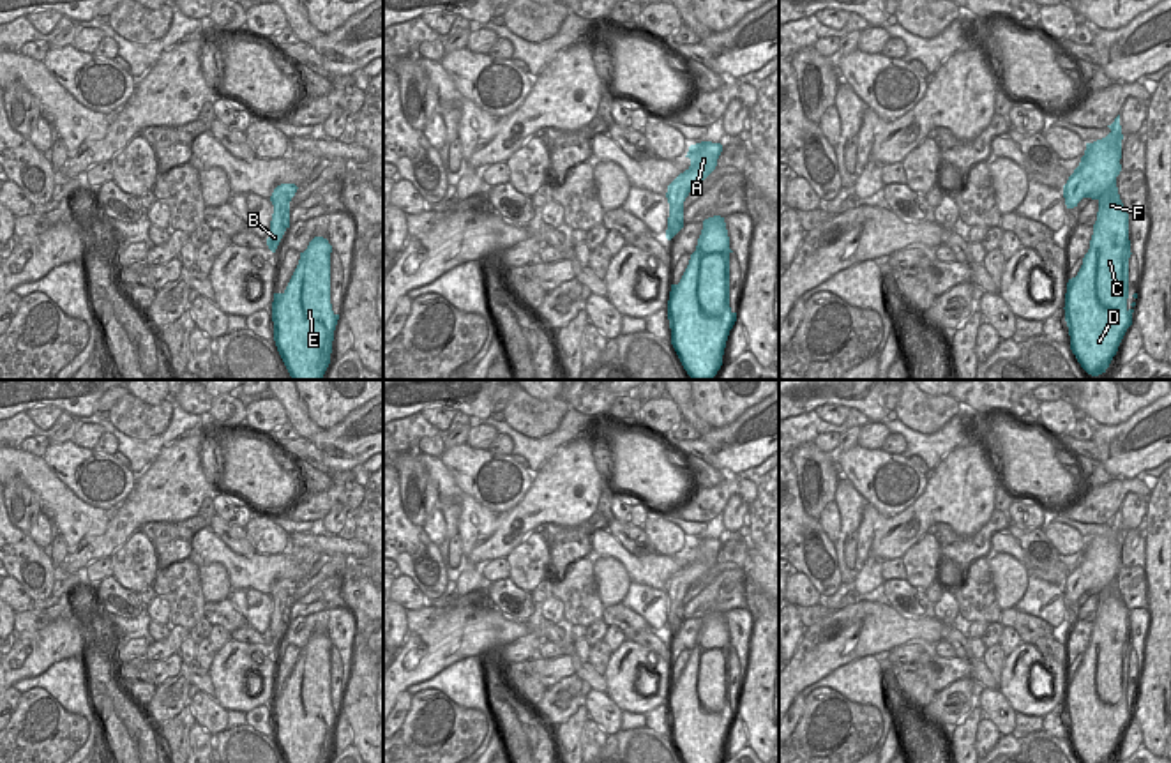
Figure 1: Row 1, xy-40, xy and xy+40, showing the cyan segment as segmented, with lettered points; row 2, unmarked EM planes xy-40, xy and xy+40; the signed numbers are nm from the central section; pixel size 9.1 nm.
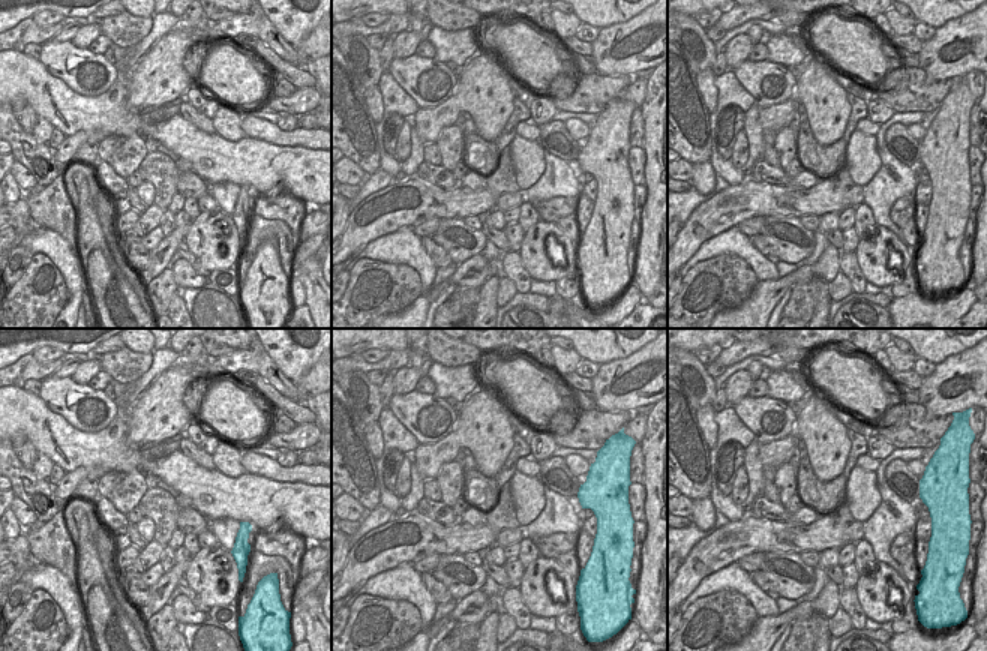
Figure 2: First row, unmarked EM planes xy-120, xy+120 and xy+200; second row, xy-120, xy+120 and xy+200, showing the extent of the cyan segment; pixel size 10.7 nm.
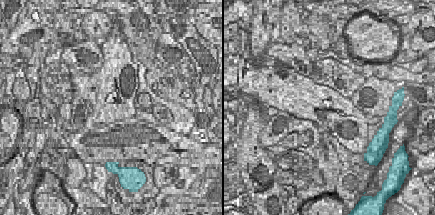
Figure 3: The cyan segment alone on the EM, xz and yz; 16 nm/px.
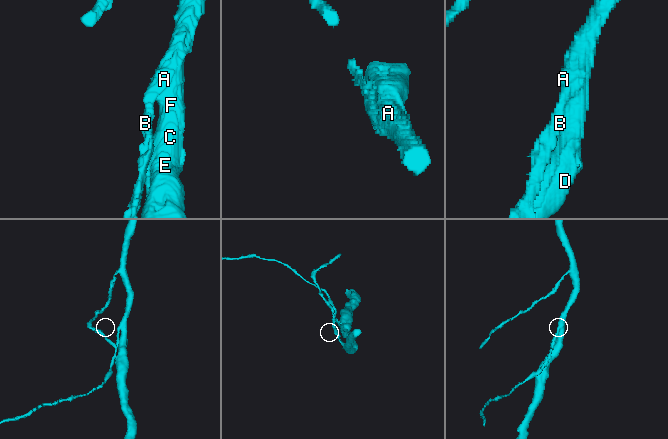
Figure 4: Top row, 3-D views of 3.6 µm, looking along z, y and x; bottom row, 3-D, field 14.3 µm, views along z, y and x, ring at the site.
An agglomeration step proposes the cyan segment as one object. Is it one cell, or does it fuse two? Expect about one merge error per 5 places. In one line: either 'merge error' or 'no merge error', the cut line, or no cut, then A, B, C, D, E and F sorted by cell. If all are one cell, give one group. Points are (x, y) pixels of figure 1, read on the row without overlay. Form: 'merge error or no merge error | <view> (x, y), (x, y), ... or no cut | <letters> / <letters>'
no merge error | no cut | A B C D E F

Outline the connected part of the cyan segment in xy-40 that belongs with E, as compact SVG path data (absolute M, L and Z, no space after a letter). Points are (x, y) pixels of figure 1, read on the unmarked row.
M314 632L300 648L286 685L274 689L274 737L286 763L329 763L330 759L334 726L339 715L330 699L330 648L329 636Z

